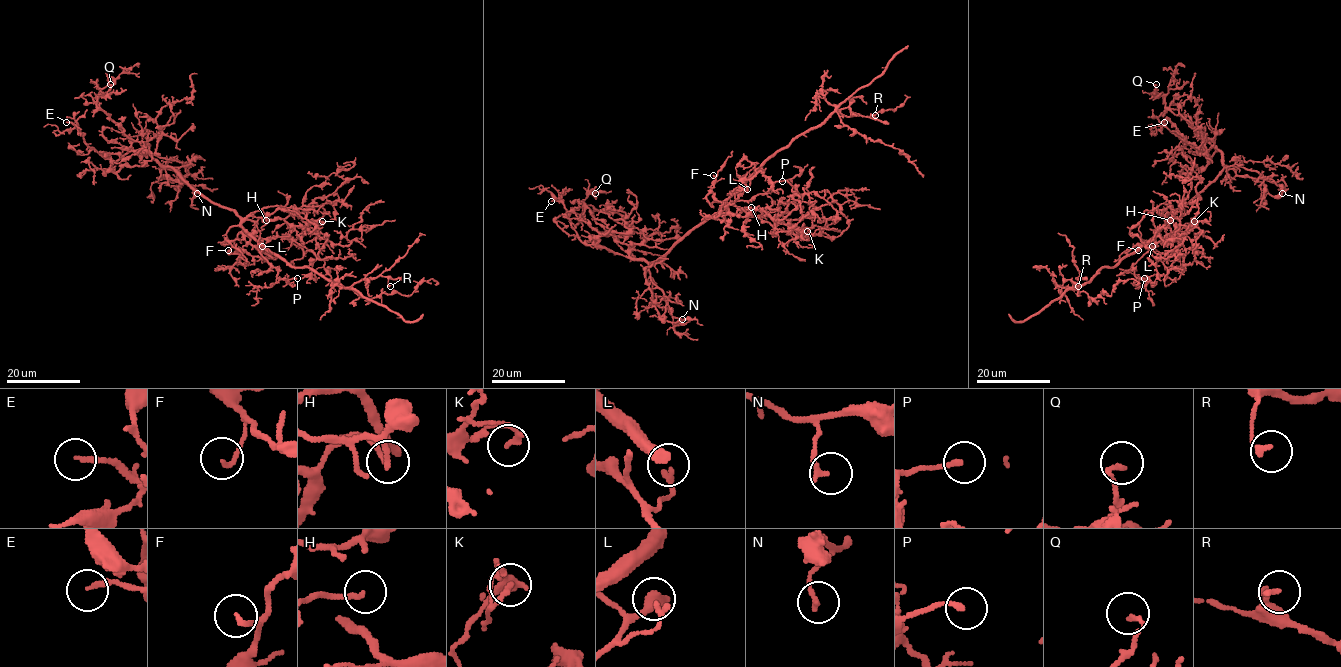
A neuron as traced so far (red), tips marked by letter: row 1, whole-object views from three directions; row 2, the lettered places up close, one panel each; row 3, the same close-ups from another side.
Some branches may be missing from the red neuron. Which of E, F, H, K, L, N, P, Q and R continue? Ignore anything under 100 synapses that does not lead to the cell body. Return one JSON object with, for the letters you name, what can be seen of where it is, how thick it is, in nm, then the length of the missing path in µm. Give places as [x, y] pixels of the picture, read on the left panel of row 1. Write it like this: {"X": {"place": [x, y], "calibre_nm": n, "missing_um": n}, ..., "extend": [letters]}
{"extend": []}

